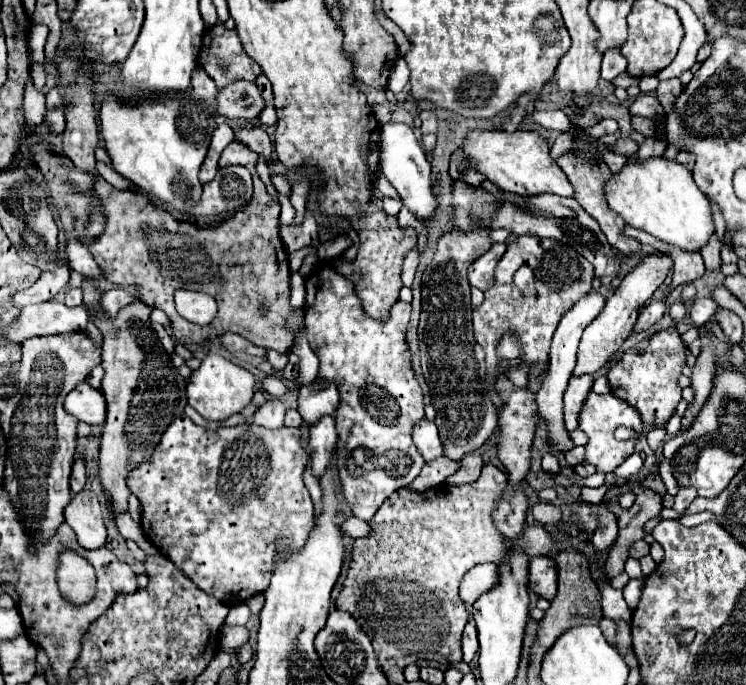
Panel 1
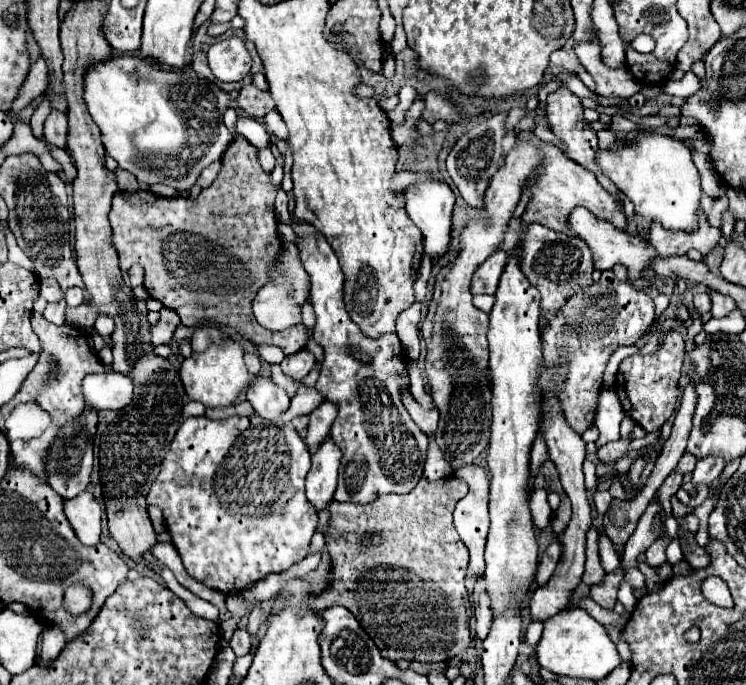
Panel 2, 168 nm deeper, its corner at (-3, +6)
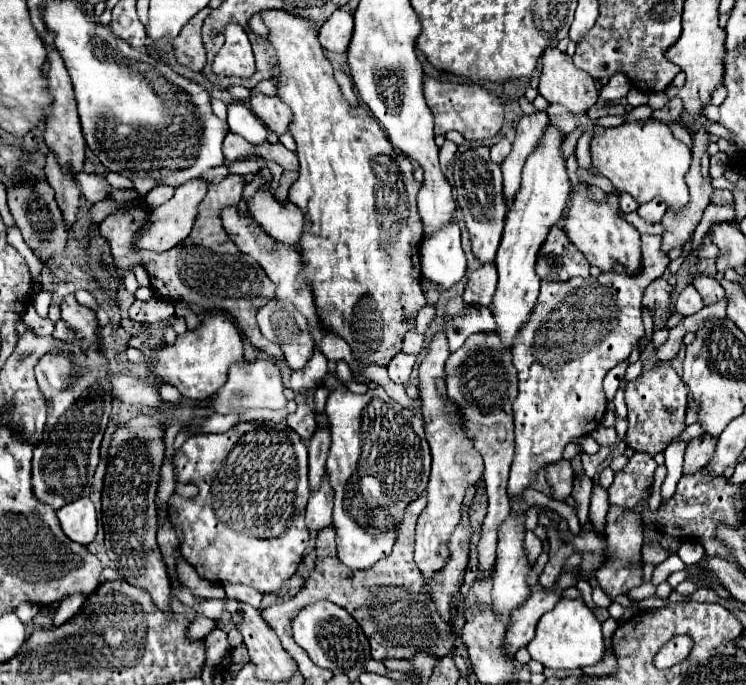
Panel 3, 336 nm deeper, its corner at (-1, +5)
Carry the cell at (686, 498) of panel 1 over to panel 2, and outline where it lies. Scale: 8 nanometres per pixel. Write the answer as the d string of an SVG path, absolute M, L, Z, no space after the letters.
M700 460L692 472L692 488L688 490L688 496L696 500L698 486L710 486L720 476L722 470L724 470L722 460Z

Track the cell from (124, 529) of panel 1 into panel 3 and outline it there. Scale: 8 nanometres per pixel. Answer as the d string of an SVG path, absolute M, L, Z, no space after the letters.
M198 615L196 617L196 621L188 627L188 637L194 641L202 641L212 629L214 629L216 625L214 625L214 621L212 619L206 619L206 617L202 617L202 615Z

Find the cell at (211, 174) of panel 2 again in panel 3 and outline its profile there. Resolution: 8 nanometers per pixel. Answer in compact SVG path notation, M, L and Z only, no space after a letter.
M196 179L196 181L188 181L188 183L180 185L170 201L166 201L164 205L160 205L152 211L148 223L142 229L142 235L136 237L136 241L134 241L136 251L168 251L168 249L176 247L180 241L184 241L188 237L188 233L192 231L192 223L198 213L198 205L204 199L206 191L208 191L208 183L204 179Z

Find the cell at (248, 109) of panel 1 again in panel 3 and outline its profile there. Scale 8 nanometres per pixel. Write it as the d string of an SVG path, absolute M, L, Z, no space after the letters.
M252 95L250 109L276 135L286 133L288 131L288 125L292 123L292 111L288 109L288 105L284 101L280 101L280 97Z

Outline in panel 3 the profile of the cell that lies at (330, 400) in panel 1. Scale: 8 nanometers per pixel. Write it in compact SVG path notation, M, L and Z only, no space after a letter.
M318 429L308 441L308 455L310 455L310 489L316 491L322 485L326 459L330 451L330 429Z

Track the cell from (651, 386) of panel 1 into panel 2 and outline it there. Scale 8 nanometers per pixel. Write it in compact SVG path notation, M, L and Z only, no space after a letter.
M668 330L664 334L662 346L654 354L648 354L648 356L632 354L632 356L624 358L618 368L614 390L620 398L626 414L632 420L636 420L646 432L658 430L674 414L676 400L680 396L678 380L680 380L680 372L682 372L684 354L686 354L686 348L684 348L682 336L676 330Z

